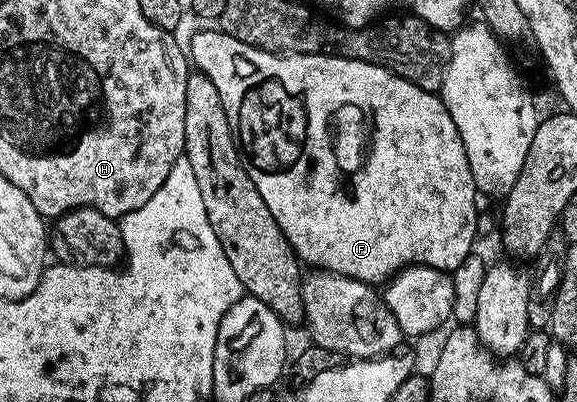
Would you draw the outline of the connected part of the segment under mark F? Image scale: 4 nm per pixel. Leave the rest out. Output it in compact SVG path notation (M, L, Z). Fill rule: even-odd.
M218 29L199 31L192 37L189 59L201 74L213 81L221 96L221 105L225 105L225 117L229 117L235 144L239 147L239 162L245 173L249 173L249 181L257 185L261 201L269 205L273 221L277 221L281 233L285 233L289 245L304 264L312 263L315 266L312 268L332 275L344 275L362 283L383 285L404 267L422 265L455 273L466 261L475 243L475 230L479 227L479 207L475 204L477 192L469 169L469 157L465 157L465 145L461 145L461 133L457 133L457 125L453 125L449 109L445 109L442 98L436 92L421 89L408 79L365 61L342 59L336 55L274 55L271 51L245 45L237 41L237 37L224 35Z

